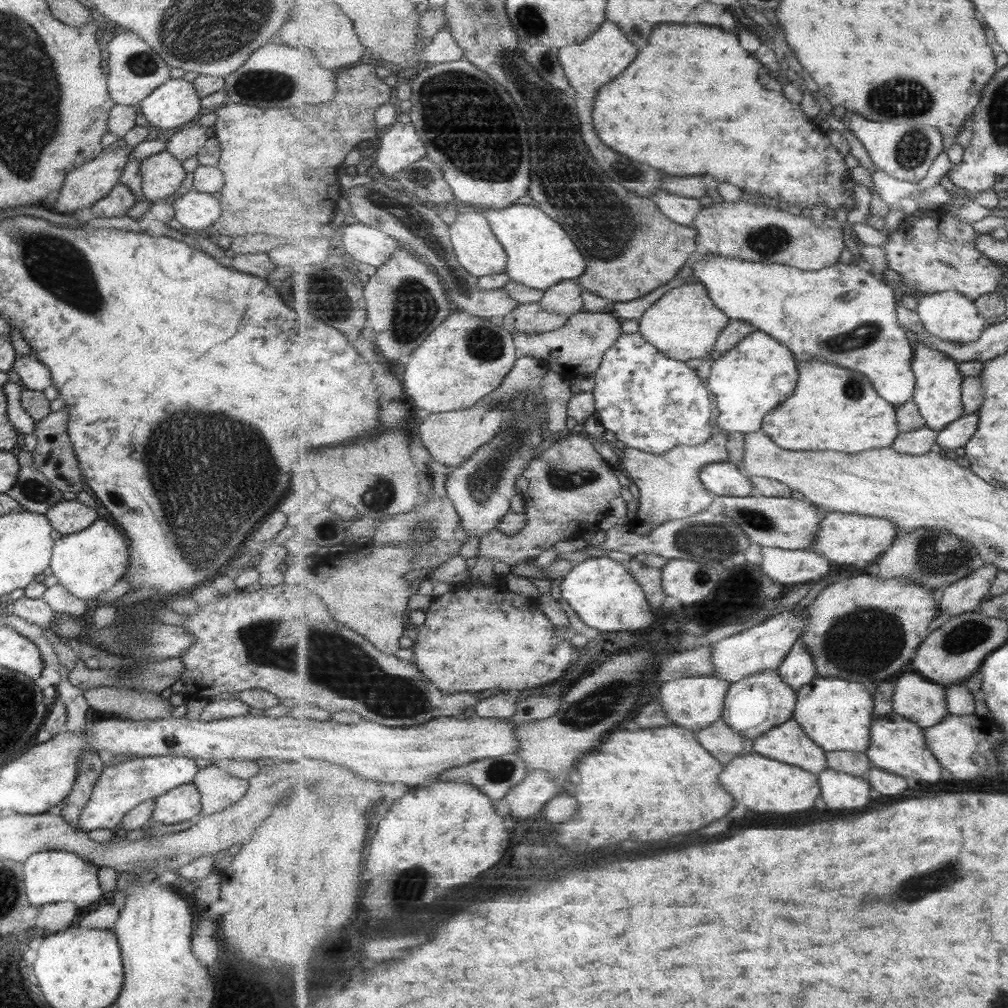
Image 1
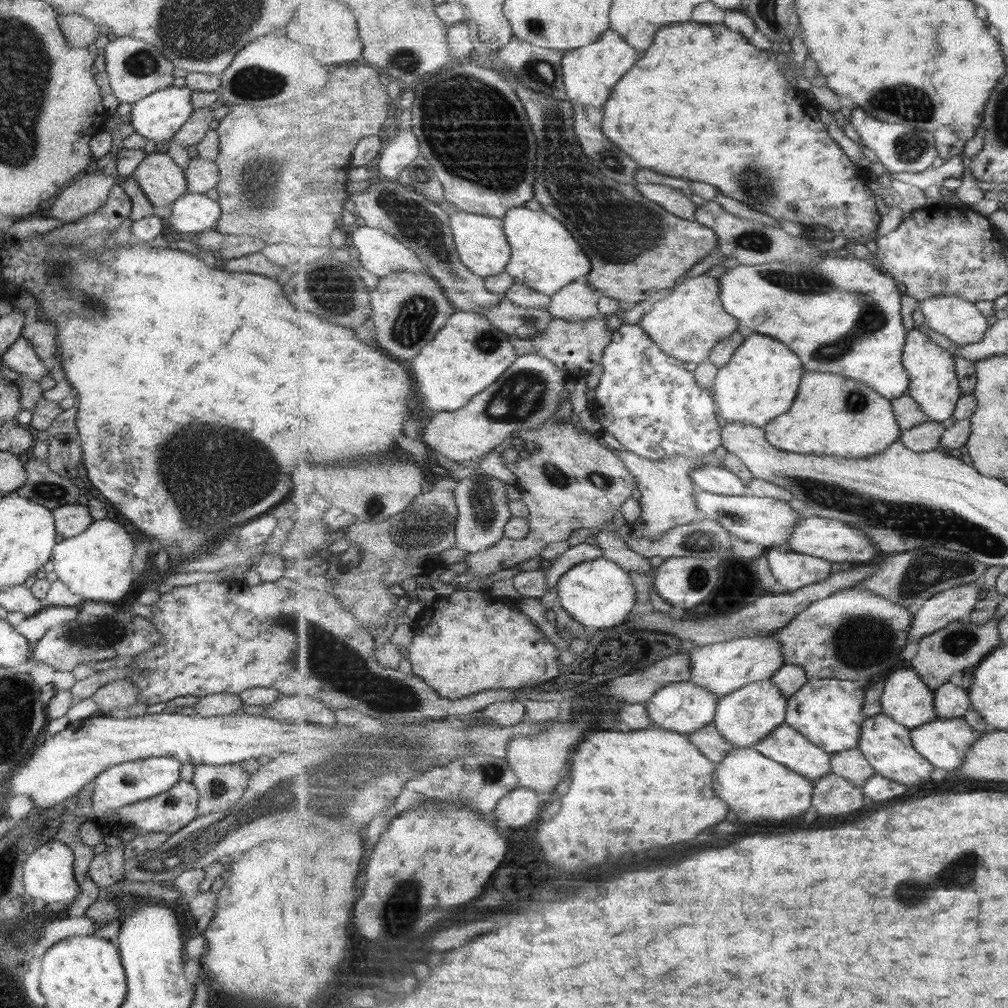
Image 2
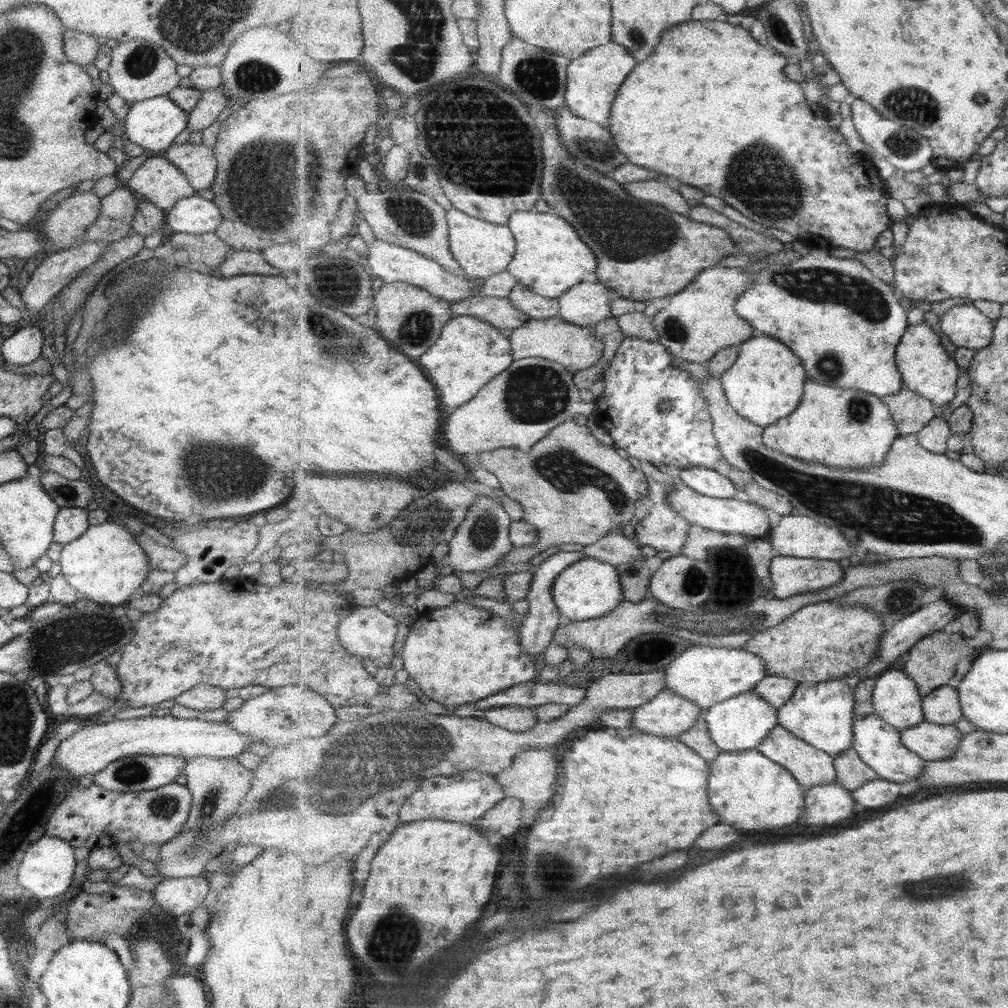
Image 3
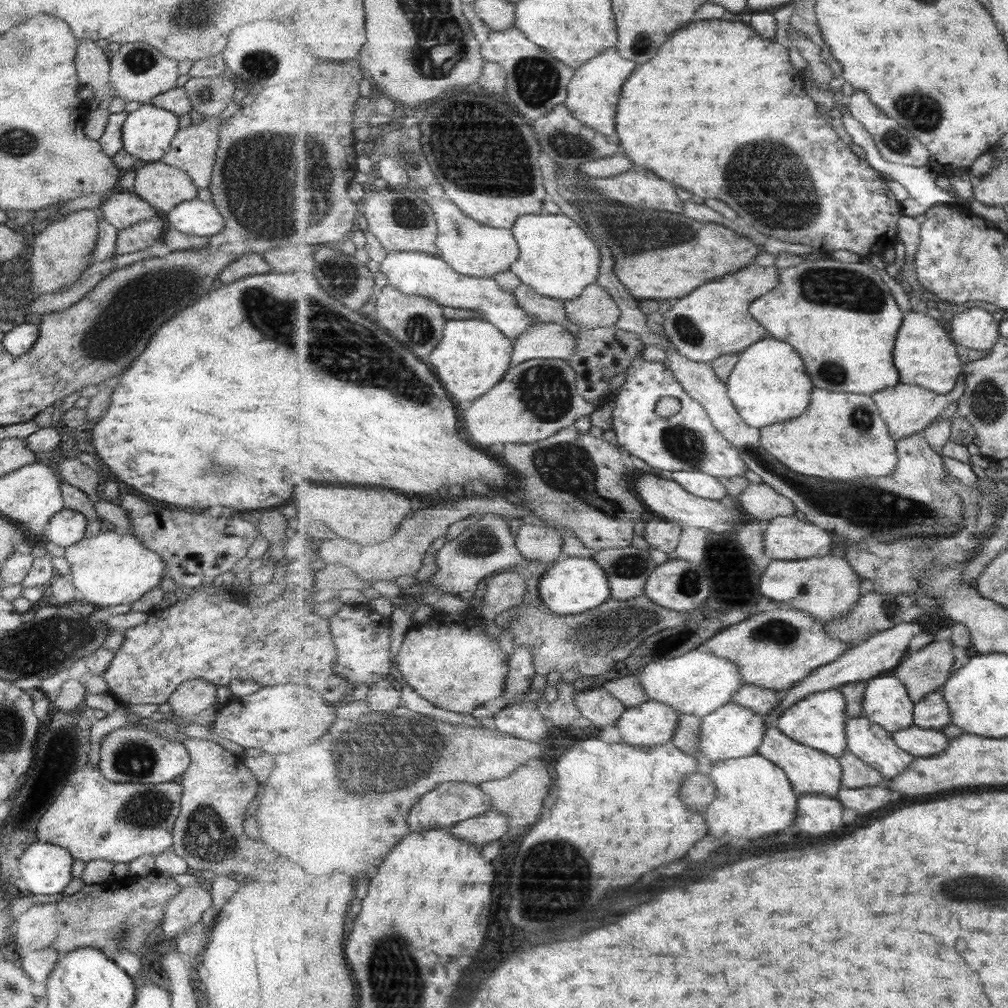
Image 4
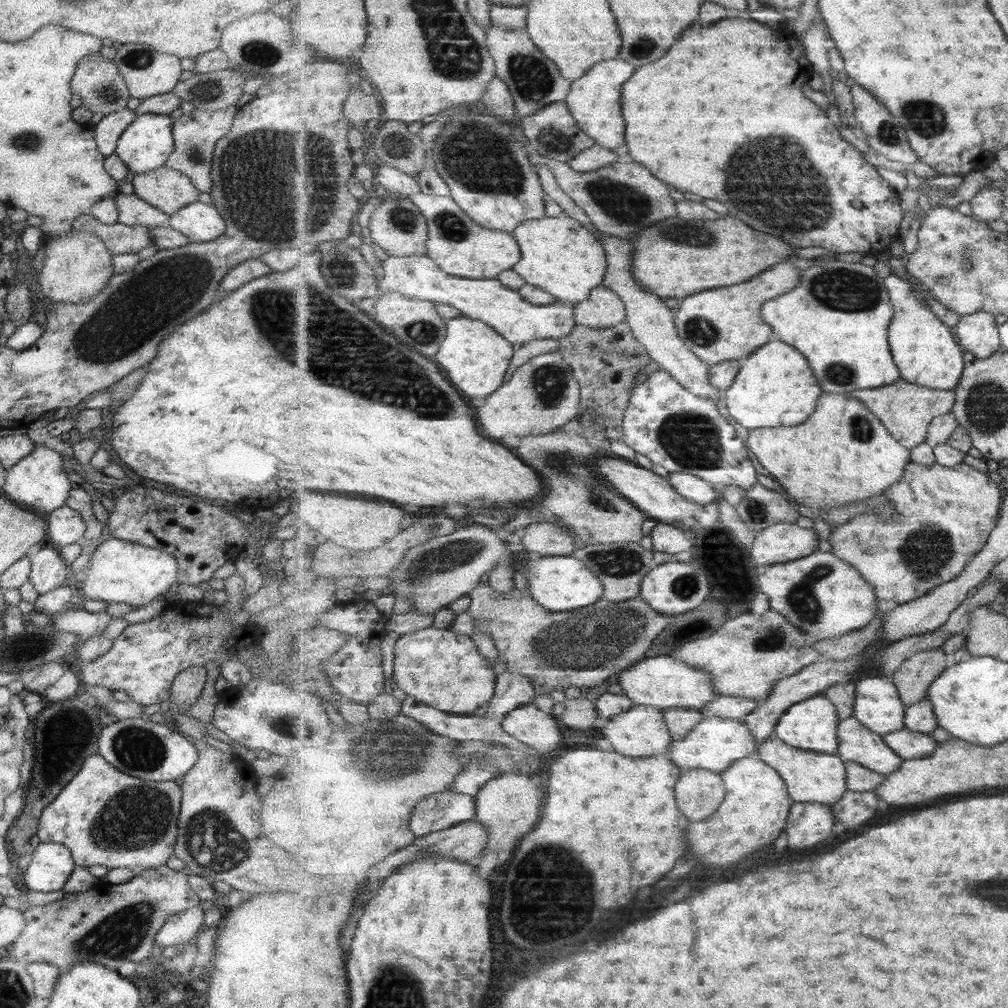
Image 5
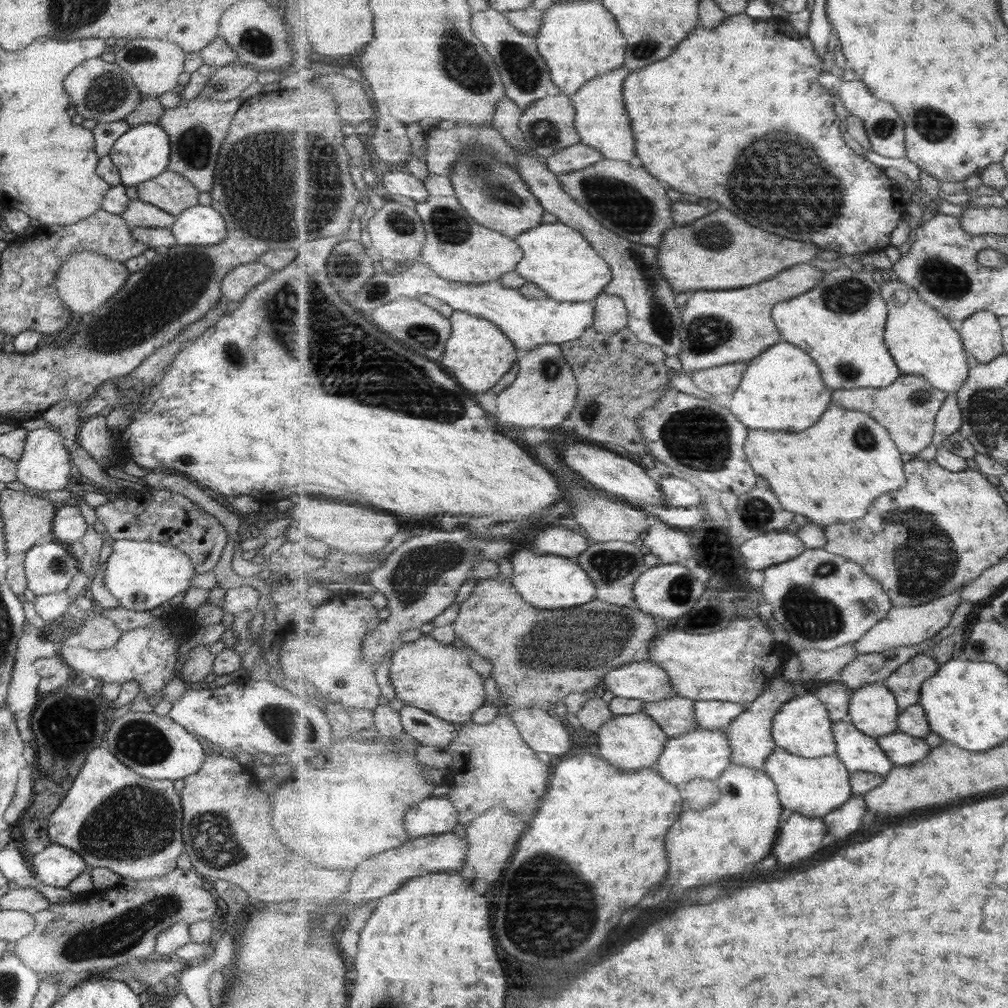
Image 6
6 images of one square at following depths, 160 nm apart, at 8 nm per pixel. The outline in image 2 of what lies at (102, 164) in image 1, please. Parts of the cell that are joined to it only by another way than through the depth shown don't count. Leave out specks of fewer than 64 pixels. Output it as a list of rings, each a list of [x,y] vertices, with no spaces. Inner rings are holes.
[[[87,173],[78,181],[59,192],[51,205],[49,216],[64,224],[75,222],[96,212],[105,204],[109,189],[115,185],[115,176],[108,174]]]

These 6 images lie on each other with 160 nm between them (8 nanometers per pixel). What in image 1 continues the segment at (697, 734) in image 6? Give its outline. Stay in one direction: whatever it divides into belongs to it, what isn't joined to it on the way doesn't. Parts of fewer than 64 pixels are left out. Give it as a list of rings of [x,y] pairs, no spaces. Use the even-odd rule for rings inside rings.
[[[765,670],[733,684],[726,696],[722,719],[743,736],[756,739],[790,721],[797,701],[798,693],[781,678],[777,670]]]

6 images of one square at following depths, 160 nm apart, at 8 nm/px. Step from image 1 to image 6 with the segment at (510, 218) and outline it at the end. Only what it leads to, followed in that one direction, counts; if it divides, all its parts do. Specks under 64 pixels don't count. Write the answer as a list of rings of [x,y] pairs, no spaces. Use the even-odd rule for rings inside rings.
[[[561,222],[542,223],[515,238],[519,246],[524,250],[523,260],[518,264],[516,270],[529,282],[534,282],[539,288],[547,292],[548,296],[559,302],[583,302],[595,301],[606,289],[612,279],[610,264],[591,246],[586,235],[575,227],[567,226]]]

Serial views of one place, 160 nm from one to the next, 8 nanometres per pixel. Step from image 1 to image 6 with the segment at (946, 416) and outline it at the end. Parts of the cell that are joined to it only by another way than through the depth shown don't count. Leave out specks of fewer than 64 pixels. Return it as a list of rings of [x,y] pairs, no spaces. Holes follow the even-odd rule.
[[[889,273],[882,282],[882,297],[888,306],[886,343],[903,374],[925,377],[935,388],[956,393],[970,378],[969,355],[962,335],[942,312],[929,306],[914,288]]]

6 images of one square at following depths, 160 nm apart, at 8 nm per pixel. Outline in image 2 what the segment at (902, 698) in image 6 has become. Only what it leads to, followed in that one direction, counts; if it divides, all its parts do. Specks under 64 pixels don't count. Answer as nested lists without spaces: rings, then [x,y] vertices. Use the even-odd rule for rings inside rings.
[[[969,620],[951,622],[943,630],[938,630],[919,640],[916,656],[911,660],[911,668],[933,691],[942,684],[949,683],[964,671],[972,671],[989,653],[1002,645],[998,624],[1001,620],[989,620],[985,624],[975,624]]]

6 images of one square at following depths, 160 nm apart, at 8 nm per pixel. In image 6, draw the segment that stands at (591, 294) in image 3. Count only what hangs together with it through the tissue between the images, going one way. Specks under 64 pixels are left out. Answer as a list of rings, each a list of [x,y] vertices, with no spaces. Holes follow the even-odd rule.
[[[603,291],[594,302],[596,317],[592,327],[595,330],[613,334],[628,326],[626,302],[620,296]]]

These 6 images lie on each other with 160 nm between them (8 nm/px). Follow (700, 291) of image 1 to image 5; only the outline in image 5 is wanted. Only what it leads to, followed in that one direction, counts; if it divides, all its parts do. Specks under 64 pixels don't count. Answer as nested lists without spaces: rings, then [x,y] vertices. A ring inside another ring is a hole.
[[[785,261],[737,286],[688,296],[675,312],[679,336],[703,362],[711,366],[727,360],[743,361],[776,337],[774,328],[763,318],[763,305],[791,292],[799,282],[802,282],[801,270]]]

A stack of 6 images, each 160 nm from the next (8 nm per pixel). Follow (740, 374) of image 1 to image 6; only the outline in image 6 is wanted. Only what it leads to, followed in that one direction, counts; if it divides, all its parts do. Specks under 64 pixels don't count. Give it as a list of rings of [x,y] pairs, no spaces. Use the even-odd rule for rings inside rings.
[[[781,340],[749,362],[742,384],[726,402],[731,412],[750,430],[763,428],[769,431],[783,430],[783,432],[803,433],[811,429],[813,424],[817,424],[821,416],[827,412],[831,406],[832,396],[834,396],[834,390],[825,386],[822,370],[815,359],[801,347]]]

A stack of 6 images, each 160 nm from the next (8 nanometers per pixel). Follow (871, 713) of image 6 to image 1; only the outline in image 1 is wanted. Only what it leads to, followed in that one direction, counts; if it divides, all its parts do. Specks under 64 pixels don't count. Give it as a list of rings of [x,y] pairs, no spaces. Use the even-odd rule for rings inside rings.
[[[915,671],[904,673],[894,685],[894,711],[911,722],[926,729],[938,725],[950,714],[947,686],[934,683]]]

